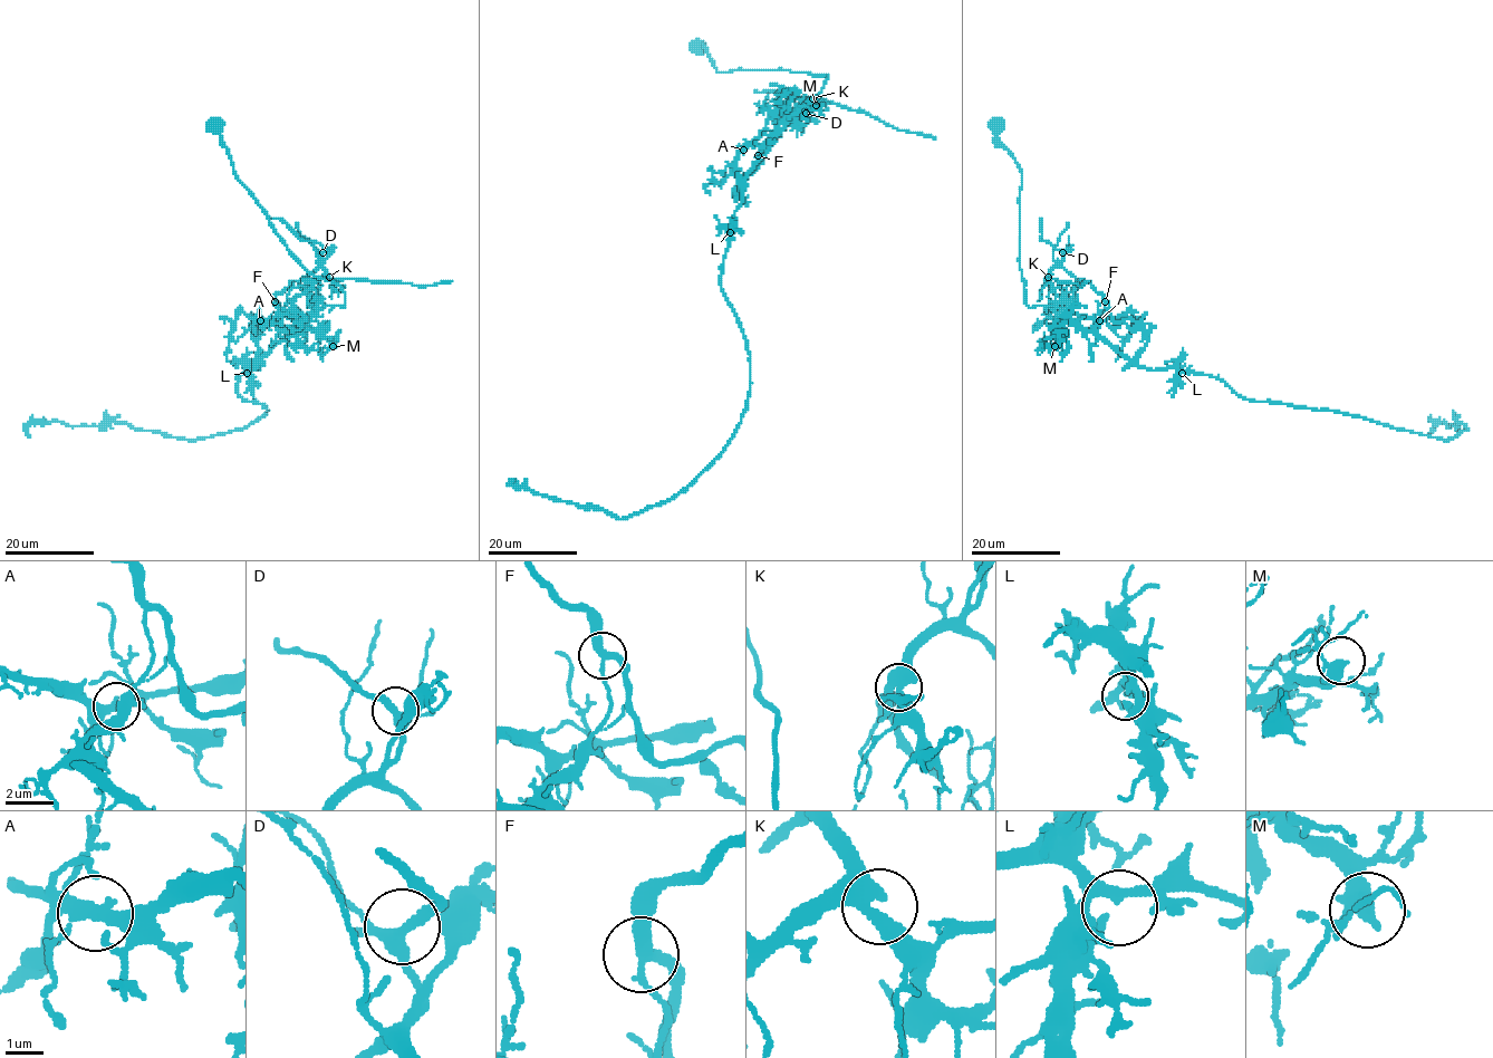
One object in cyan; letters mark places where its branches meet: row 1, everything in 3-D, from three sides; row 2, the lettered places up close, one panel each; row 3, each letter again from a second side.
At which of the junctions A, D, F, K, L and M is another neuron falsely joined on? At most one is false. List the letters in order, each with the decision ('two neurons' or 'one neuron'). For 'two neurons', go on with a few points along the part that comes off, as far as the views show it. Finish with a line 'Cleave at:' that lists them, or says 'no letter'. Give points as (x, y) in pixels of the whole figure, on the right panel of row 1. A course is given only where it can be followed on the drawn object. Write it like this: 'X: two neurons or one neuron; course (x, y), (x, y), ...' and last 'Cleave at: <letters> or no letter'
A: one neuron
D: one neuron
F: two neurons; course (1105, 301), (1089, 281), (1059, 266), (1047, 276), (1071, 310), (1097, 320), (1132, 315), (1115, 361)
K: one neuron
L: one neuron
M: one neuron
Cleave at: F

